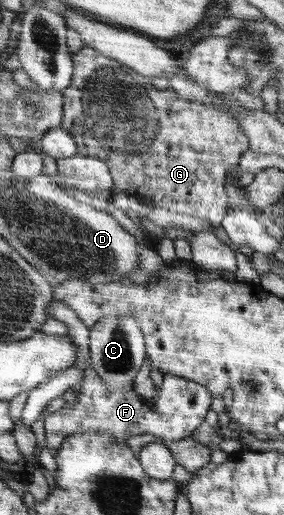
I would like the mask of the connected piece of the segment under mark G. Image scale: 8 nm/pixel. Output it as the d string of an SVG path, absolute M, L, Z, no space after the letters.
M88 45L75 52L74 80L62 93L65 113L61 128L73 137L77 154L95 156L107 164L115 181L114 190L123 191L156 209L163 207L173 213L205 219L211 223L213 231L222 224L227 211L223 185L227 171L250 149L250 141L231 111L183 100L170 88L157 91L149 85L149 78Z

